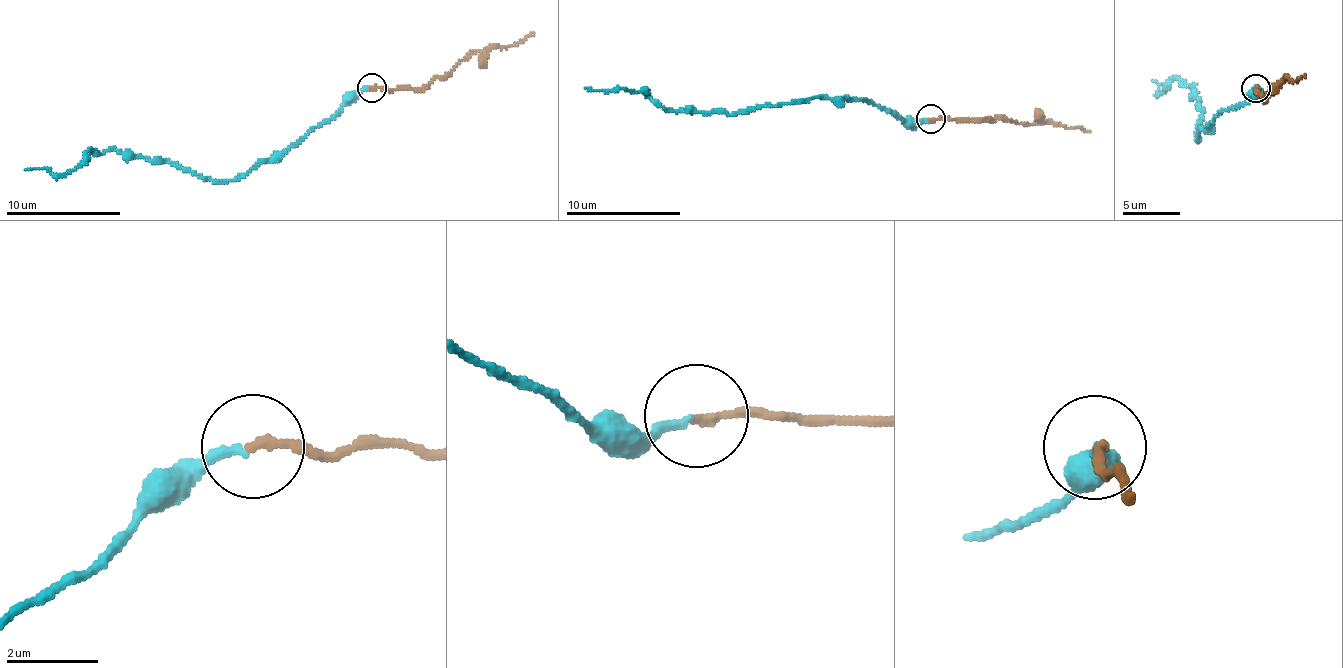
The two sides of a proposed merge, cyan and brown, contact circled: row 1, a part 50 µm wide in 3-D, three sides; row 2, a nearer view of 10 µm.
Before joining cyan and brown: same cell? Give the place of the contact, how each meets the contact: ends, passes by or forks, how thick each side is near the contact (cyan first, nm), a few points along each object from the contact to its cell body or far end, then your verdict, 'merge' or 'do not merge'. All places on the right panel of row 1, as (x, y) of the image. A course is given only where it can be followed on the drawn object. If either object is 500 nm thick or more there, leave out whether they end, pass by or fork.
at (1255, 88); cyan ends there; brown ends there; 200 nm thick on the cyan side, 200 nm on the other; cyan runs (1256, 87), (1215, 116), (1199, 141), (1204, 111), (1194, 87), (1176, 79), (1158, 94), (1152, 80); brown runs (1256, 87), (1263, 100), (1286, 78), (1297, 82), (1305, 74); do not merge

